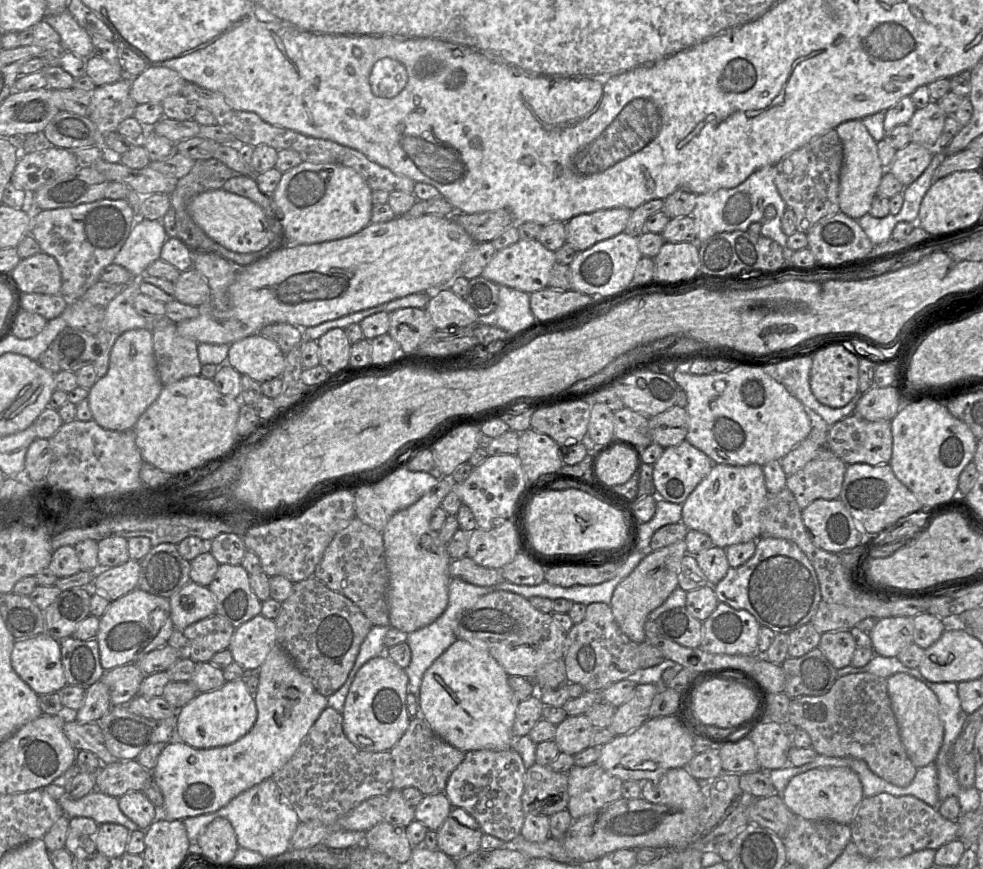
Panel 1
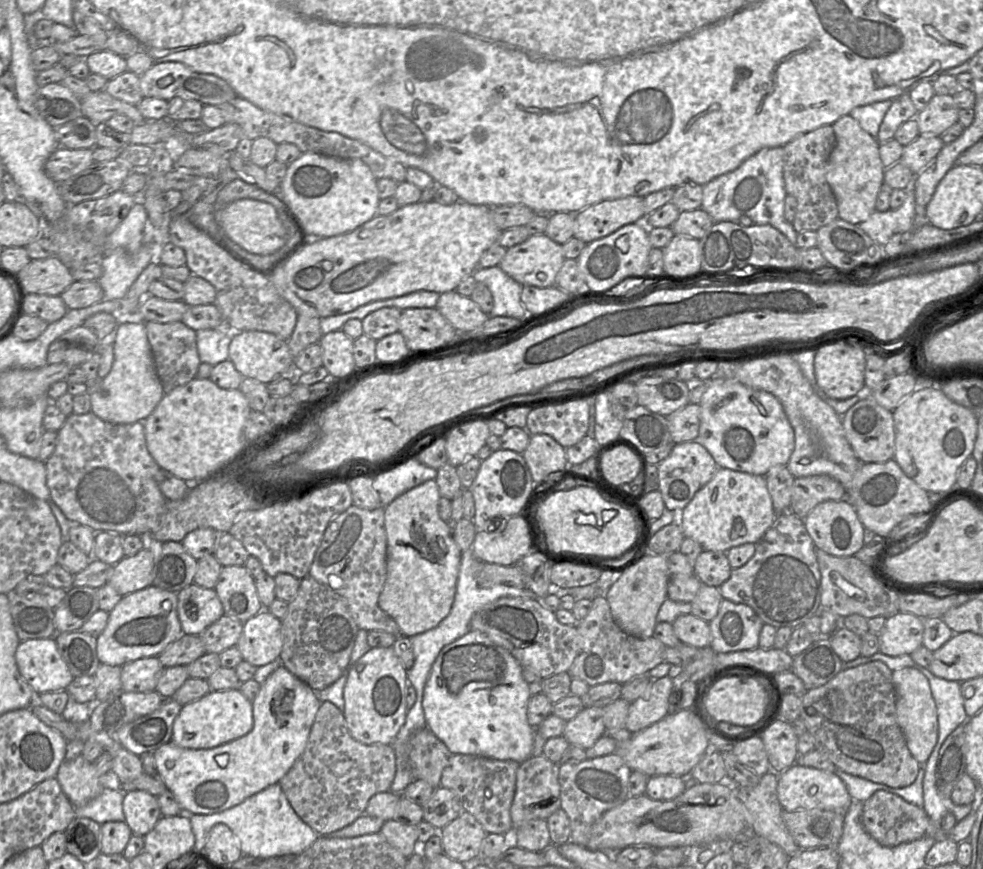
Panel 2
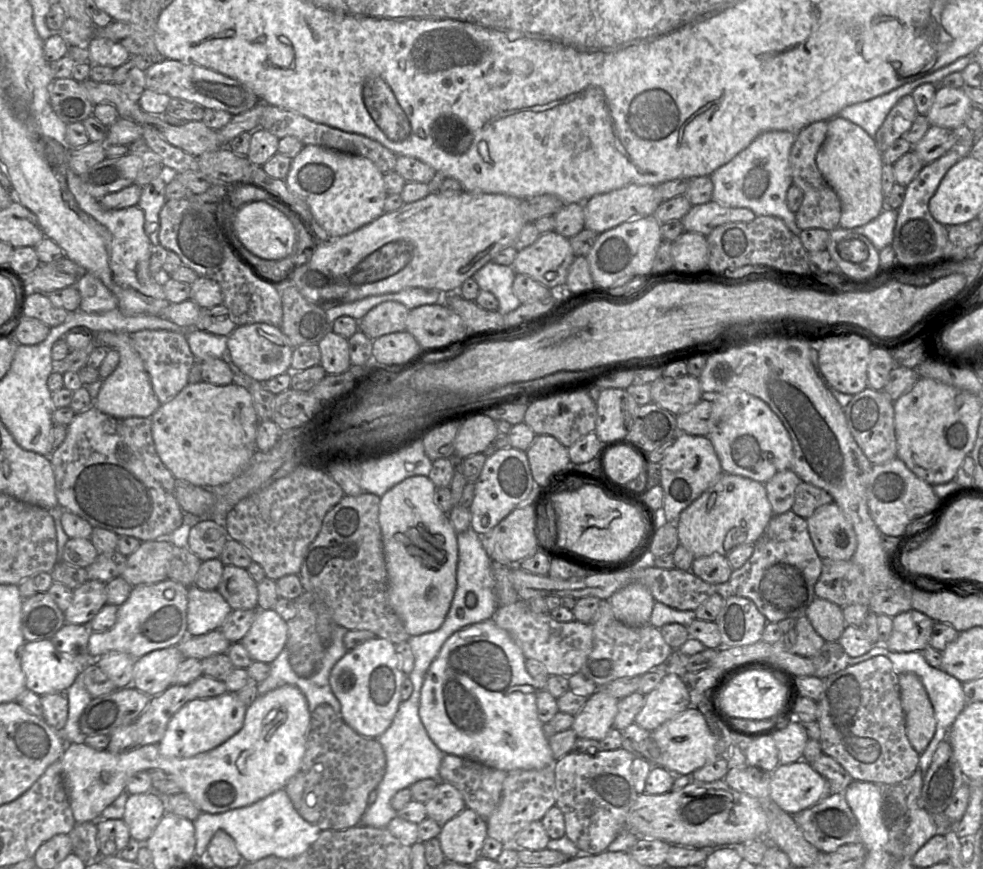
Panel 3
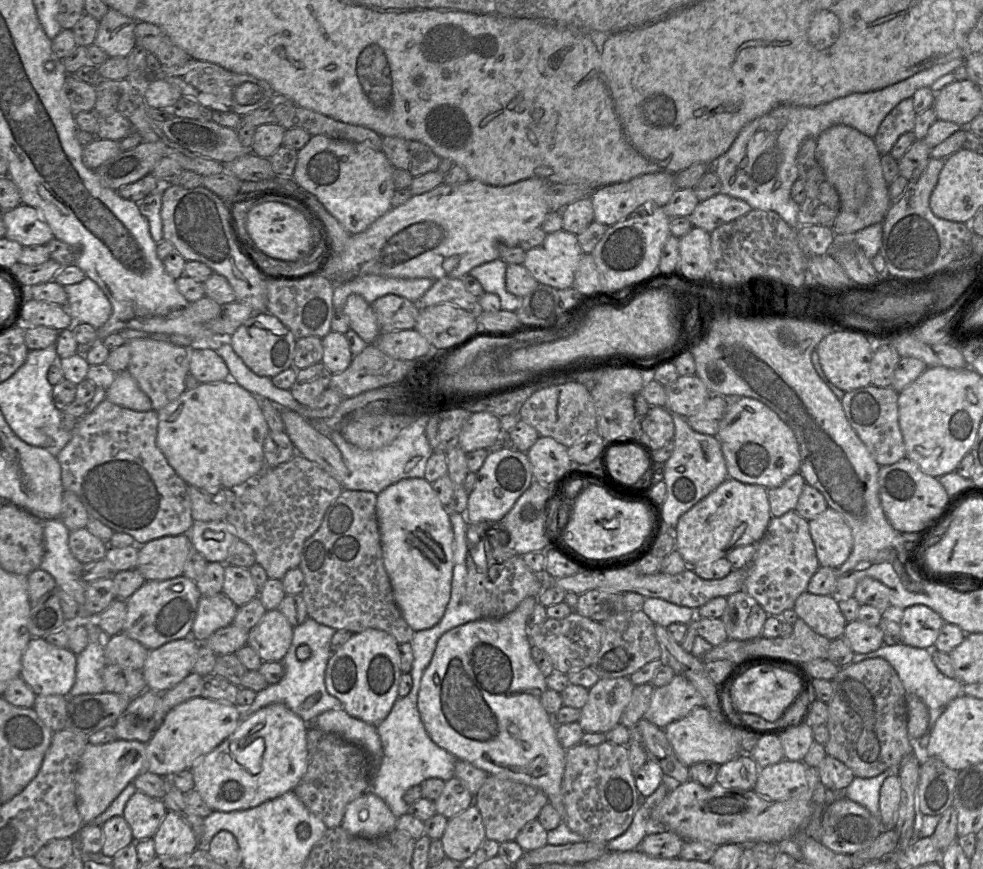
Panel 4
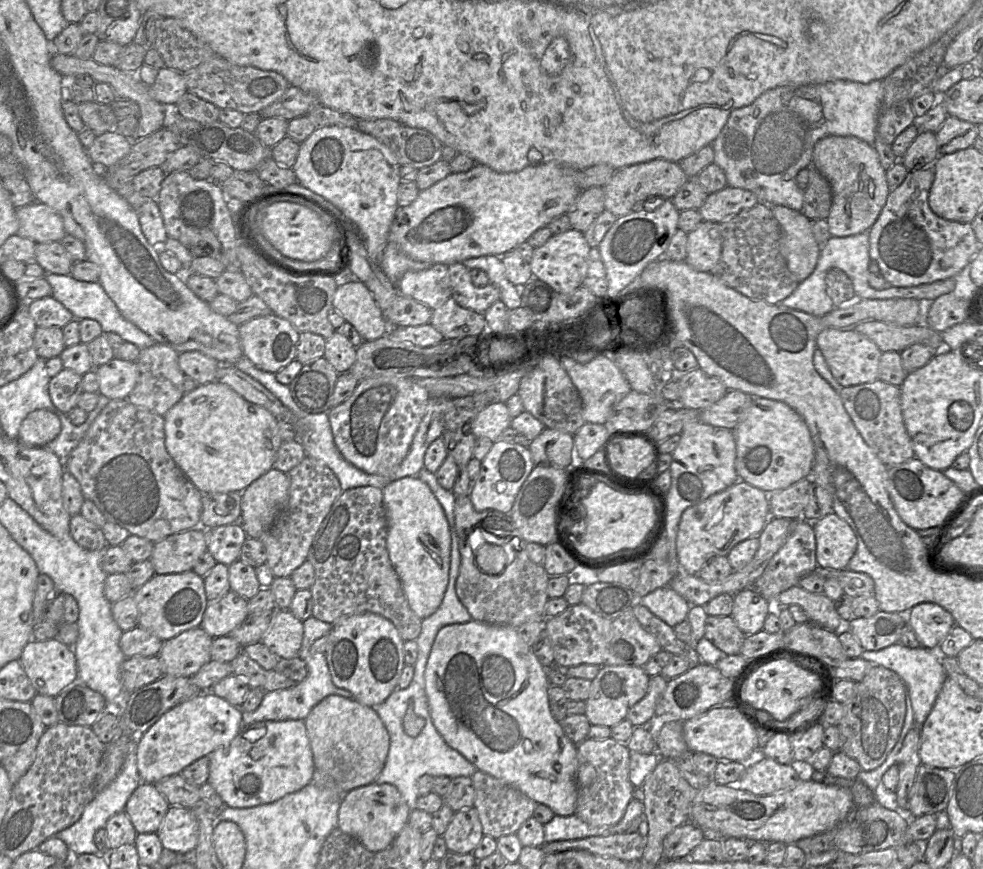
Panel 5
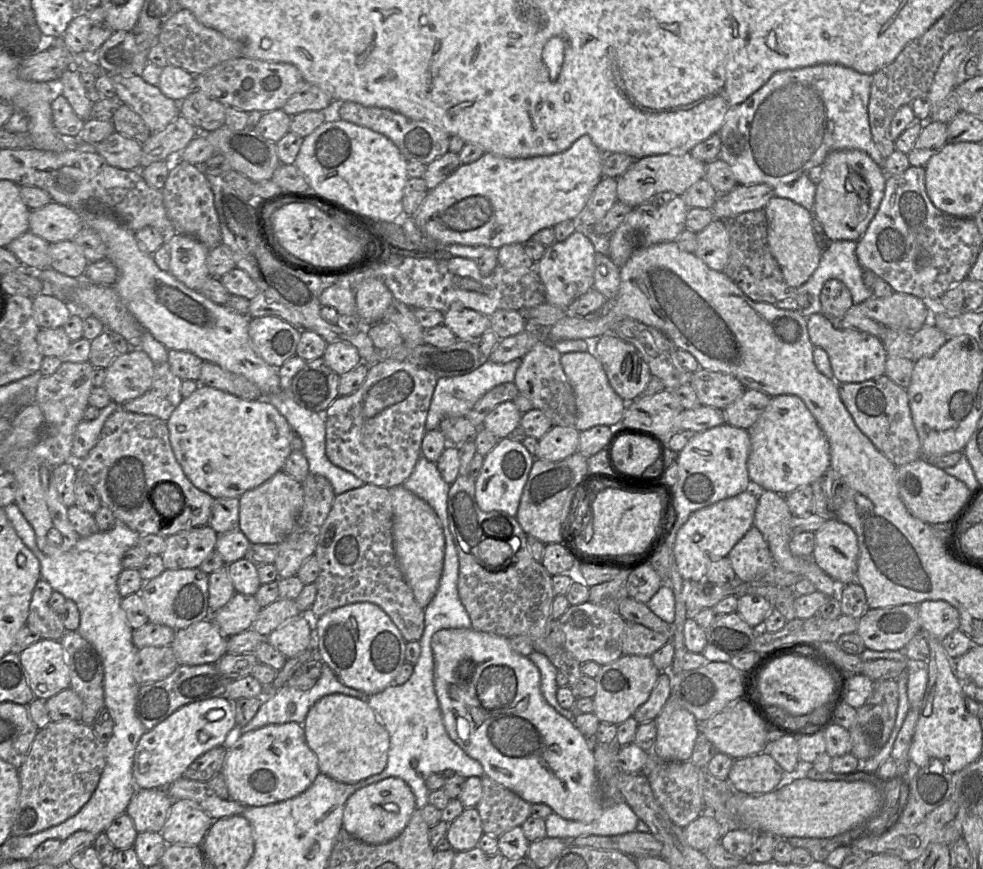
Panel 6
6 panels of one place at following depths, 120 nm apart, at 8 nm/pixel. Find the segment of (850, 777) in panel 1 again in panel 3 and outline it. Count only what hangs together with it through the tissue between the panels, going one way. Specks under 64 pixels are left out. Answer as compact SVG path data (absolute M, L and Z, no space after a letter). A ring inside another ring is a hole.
M805 760L779 765L771 773L770 798L791 815L816 805L829 794L828 781Z

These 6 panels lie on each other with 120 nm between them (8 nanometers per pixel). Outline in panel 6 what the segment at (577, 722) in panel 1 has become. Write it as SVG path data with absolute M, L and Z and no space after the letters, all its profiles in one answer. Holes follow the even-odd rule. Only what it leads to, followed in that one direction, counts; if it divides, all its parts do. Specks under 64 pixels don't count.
M622 655L616 661L601 666L596 682L596 693L593 699L593 714L600 722L621 724L632 717L635 711L649 698L660 671L650 656Z

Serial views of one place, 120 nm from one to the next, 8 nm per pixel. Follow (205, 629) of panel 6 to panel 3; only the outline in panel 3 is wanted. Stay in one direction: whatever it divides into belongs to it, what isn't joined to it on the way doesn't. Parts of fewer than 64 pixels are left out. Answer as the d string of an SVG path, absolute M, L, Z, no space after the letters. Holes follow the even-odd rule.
M178 646L154 650L135 661L132 684L150 697L173 685L173 678L184 656Z

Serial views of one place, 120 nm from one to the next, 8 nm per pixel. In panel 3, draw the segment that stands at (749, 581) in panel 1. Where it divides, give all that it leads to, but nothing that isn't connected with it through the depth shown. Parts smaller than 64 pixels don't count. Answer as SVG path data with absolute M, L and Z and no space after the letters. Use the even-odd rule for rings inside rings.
M792 510L776 514L753 546L750 558L740 568L732 571L724 591L750 599L767 622L778 623L786 618L804 616L807 607L816 597L814 587L822 570L822 558L810 538L807 519Z

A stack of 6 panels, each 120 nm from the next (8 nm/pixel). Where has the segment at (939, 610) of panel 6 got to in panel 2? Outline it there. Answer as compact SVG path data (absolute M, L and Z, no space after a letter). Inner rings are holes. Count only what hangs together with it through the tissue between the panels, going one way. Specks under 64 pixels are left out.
M897 612L887 617L879 637L879 651L890 657L910 655L923 646L923 619L907 613Z

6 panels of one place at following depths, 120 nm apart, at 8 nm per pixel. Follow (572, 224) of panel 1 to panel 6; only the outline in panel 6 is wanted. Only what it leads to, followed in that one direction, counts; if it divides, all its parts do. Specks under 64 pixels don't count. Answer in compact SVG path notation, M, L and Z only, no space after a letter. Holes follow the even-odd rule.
M690 152L651 155L636 159L626 172L617 178L618 202L634 208L645 202L655 202L662 197L660 194L665 192L683 195L690 186L705 177L705 172L706 163L695 159Z

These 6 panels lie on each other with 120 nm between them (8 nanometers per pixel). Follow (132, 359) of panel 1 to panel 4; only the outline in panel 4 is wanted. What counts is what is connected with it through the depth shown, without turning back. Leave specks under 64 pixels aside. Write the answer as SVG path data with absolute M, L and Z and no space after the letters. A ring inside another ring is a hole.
M127 369L116 374L114 381L106 389L106 399L135 411L152 410L149 397L139 388Z

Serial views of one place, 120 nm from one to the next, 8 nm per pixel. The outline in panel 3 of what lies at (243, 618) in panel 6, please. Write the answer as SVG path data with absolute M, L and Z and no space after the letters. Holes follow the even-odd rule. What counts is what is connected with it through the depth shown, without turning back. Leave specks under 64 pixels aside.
M188 587L187 636L200 636L219 629L231 611L217 590Z

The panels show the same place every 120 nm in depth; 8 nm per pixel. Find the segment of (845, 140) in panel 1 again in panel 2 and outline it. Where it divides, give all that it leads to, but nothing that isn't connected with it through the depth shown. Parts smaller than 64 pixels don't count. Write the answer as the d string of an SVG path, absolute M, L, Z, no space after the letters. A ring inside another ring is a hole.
M850 115L840 117L832 127L836 140L826 165L826 179L836 198L838 218L858 225L876 211L876 199L884 182L886 168L880 159L880 143Z

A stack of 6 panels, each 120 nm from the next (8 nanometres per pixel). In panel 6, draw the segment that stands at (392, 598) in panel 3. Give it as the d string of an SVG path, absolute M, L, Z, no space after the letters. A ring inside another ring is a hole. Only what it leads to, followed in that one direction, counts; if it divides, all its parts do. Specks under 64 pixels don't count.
M403 487L389 489L393 506L393 547L399 568L416 602L425 609L433 599L443 570L445 538L433 508Z

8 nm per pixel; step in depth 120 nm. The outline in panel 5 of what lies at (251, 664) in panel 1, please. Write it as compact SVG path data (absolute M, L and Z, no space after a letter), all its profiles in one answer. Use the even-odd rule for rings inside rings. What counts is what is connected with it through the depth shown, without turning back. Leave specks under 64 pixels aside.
M277 610L271 615L268 630L261 642L279 659L290 659L298 656L303 633L303 621L289 610Z

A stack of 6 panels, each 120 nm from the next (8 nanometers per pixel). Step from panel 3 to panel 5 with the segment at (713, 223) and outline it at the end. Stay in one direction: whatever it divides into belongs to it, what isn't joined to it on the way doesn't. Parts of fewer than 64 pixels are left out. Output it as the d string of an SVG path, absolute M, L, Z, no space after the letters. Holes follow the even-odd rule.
M726 186L718 192L709 194L698 210L704 221L721 223L742 210L756 206L758 203L760 200L753 192Z

